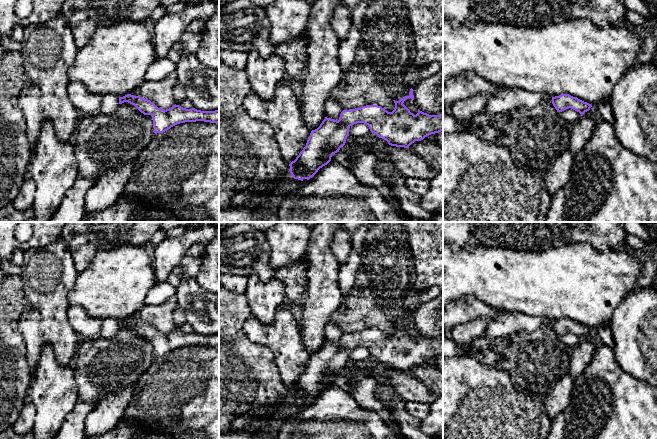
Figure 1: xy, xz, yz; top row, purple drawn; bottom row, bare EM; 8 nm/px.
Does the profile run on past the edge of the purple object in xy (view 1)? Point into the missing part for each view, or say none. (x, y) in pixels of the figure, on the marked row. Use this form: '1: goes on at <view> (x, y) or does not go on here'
1: does not go on here

